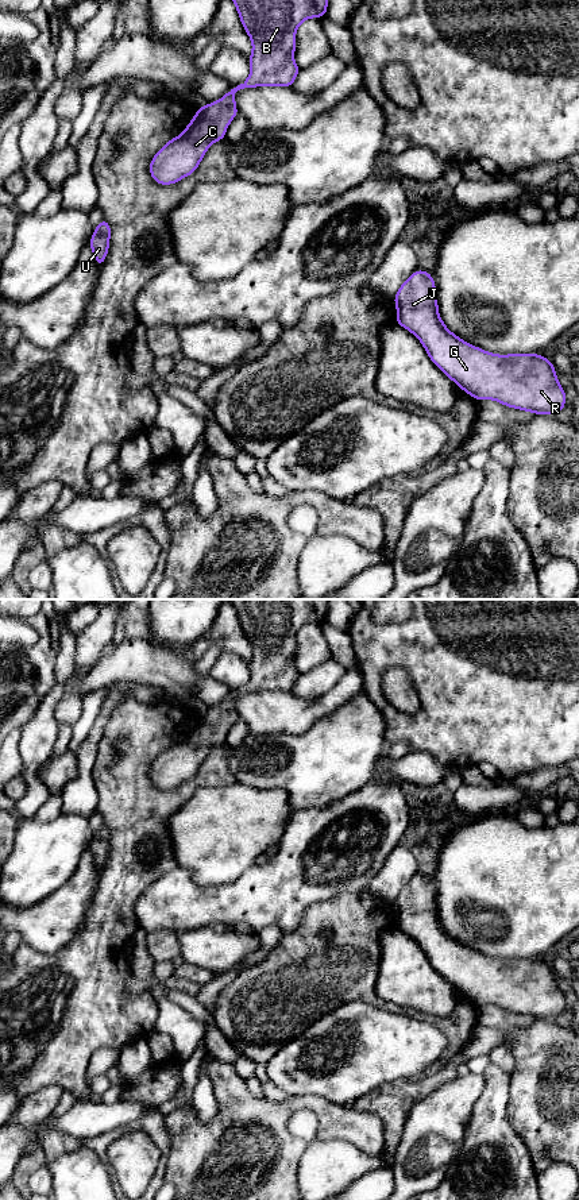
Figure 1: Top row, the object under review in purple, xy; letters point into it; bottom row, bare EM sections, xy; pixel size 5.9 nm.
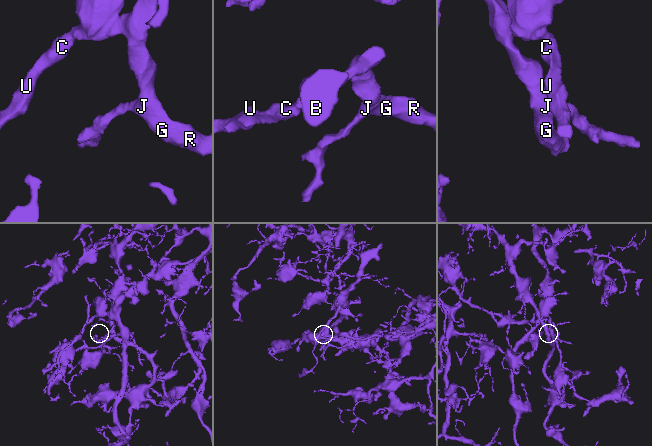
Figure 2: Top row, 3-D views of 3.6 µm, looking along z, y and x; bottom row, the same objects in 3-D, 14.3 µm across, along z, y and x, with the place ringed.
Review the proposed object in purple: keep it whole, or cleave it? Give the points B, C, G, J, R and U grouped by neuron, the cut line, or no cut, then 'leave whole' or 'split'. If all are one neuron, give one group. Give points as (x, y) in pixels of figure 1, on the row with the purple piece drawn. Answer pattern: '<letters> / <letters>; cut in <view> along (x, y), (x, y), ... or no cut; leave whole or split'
B C G J R U; no cut; leave whole

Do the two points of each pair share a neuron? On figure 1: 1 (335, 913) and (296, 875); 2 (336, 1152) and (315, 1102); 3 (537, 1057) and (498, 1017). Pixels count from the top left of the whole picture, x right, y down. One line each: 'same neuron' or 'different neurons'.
1: different neurons
2: different neurons
3: different neurons

